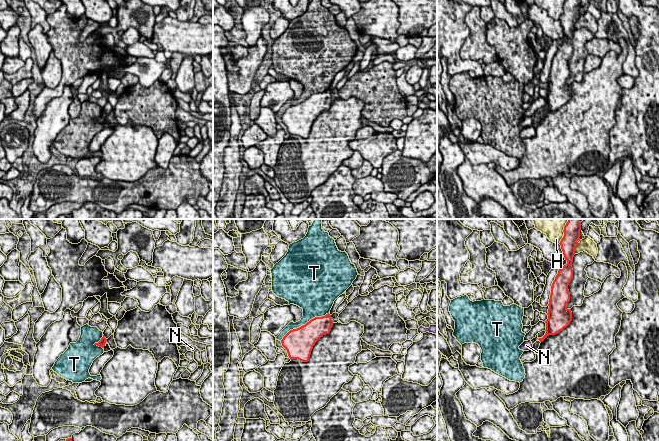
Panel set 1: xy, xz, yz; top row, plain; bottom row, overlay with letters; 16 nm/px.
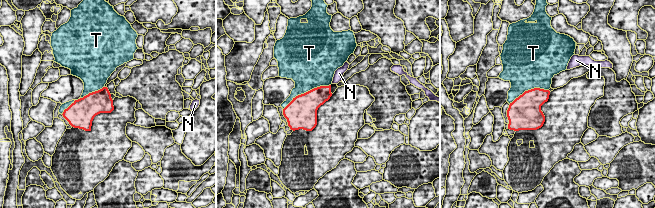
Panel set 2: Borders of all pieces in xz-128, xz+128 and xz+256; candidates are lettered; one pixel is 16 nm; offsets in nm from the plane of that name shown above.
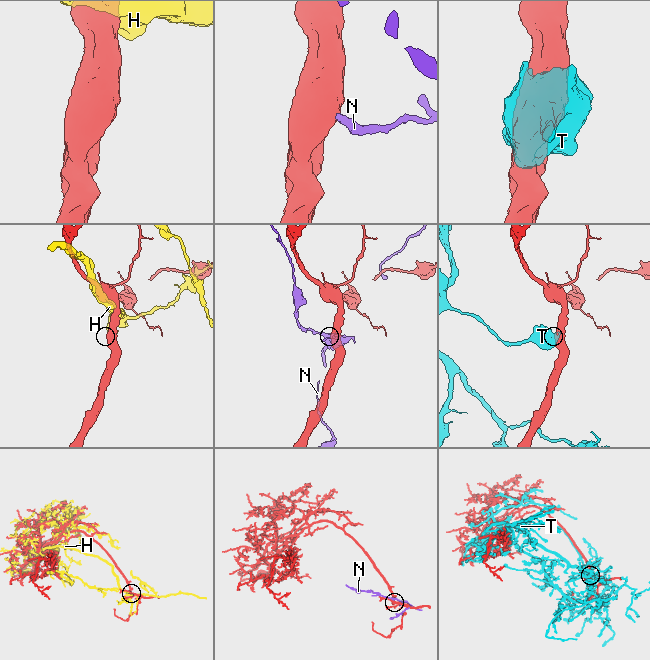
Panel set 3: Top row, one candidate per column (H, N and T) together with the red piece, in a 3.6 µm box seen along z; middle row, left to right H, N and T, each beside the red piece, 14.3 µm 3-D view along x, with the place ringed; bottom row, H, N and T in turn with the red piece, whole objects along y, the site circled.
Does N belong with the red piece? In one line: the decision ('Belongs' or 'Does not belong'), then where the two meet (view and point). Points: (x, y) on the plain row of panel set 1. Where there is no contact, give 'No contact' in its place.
Does not belong. Touches red at xy (105, 119)

